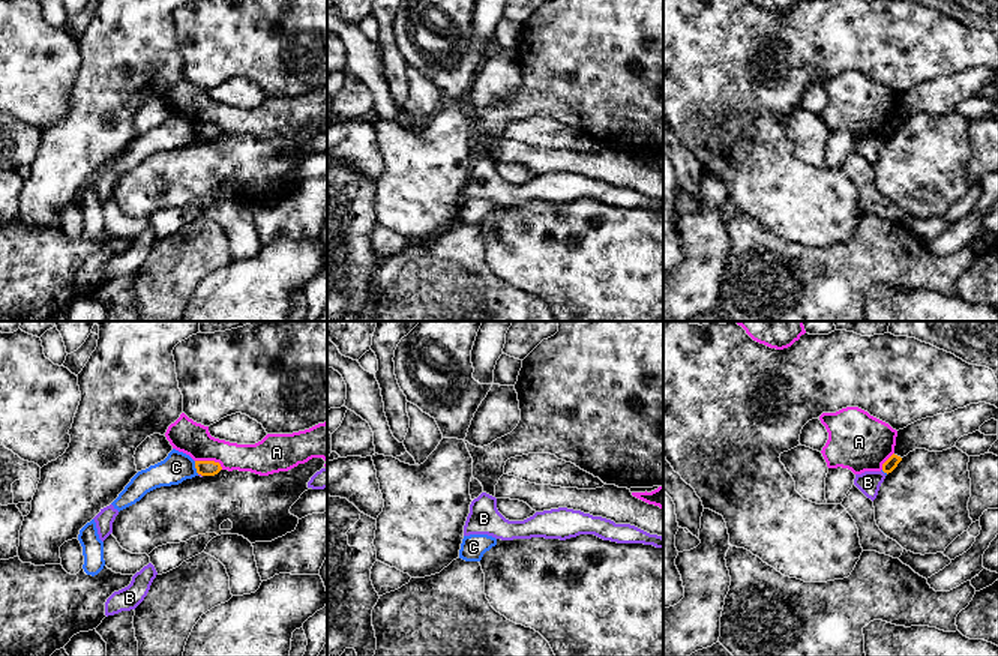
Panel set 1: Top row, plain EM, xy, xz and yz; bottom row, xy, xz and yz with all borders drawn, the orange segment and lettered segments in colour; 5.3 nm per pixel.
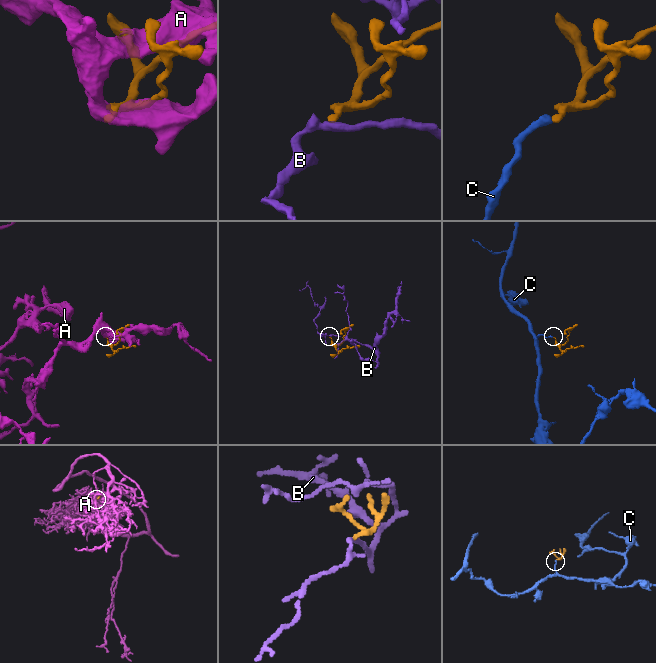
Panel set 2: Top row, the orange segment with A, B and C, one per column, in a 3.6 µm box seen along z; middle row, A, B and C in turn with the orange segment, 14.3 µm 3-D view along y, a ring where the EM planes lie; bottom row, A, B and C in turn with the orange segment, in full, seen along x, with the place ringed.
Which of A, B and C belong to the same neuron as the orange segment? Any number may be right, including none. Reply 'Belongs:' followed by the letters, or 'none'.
Belongs: none

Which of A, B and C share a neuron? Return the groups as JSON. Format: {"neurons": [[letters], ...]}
{"neurons": [["A"], ["B"], ["C"]]}

